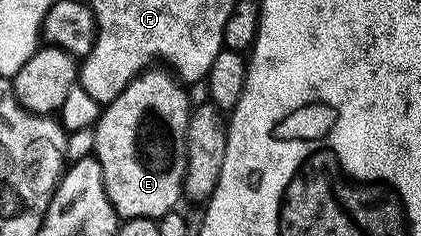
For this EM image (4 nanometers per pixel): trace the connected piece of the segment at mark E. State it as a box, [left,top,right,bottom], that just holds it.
[92,68,192,220]

